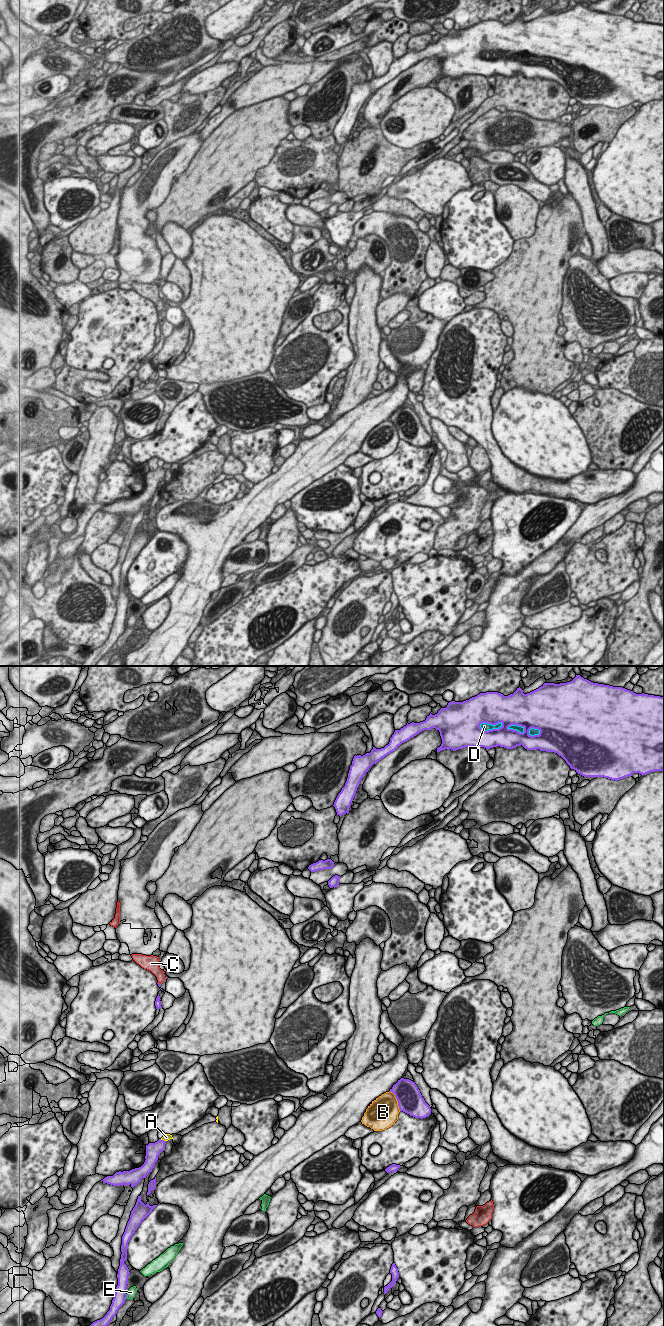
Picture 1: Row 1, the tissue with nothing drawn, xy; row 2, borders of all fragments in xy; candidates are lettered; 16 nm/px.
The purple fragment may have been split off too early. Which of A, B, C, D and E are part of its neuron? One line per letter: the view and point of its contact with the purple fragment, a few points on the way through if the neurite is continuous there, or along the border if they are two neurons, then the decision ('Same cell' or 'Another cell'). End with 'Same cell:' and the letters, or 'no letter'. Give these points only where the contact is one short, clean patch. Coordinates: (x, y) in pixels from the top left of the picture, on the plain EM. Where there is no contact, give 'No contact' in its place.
A: Touches purple at xy (163, 468). Boundary: xy (160, 467), (165, 469). Another cell
B: Touches purple at xy (397, 428). Another cell
C: Touches purple at xy (158, 311). Another cell
D: Touches purple at xy (490, 51). Same cell
E: Touches purple at xy (126, 624). Boundary: xy (127, 622), (125, 626). Another cell
Same cell: D

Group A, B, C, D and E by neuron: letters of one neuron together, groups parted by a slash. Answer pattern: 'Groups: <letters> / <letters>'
Groups: A / B / C / D / E

